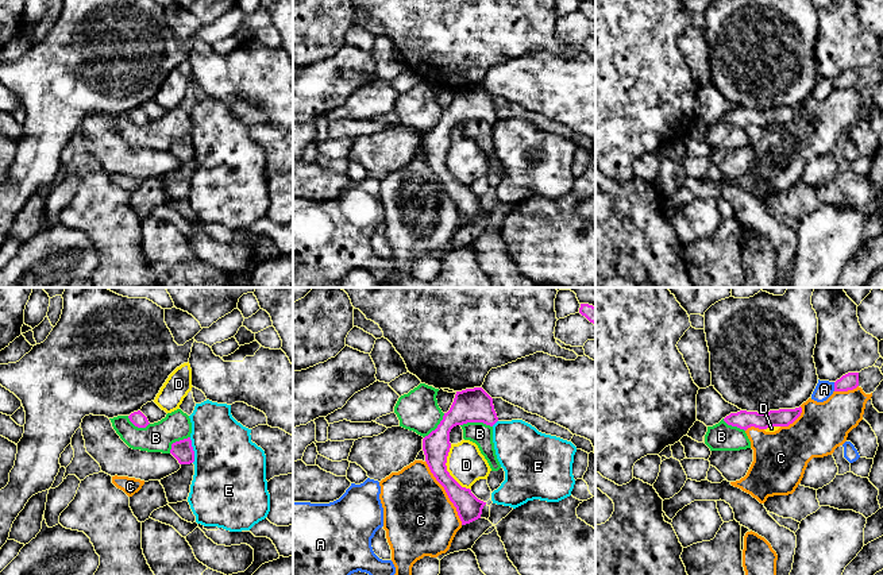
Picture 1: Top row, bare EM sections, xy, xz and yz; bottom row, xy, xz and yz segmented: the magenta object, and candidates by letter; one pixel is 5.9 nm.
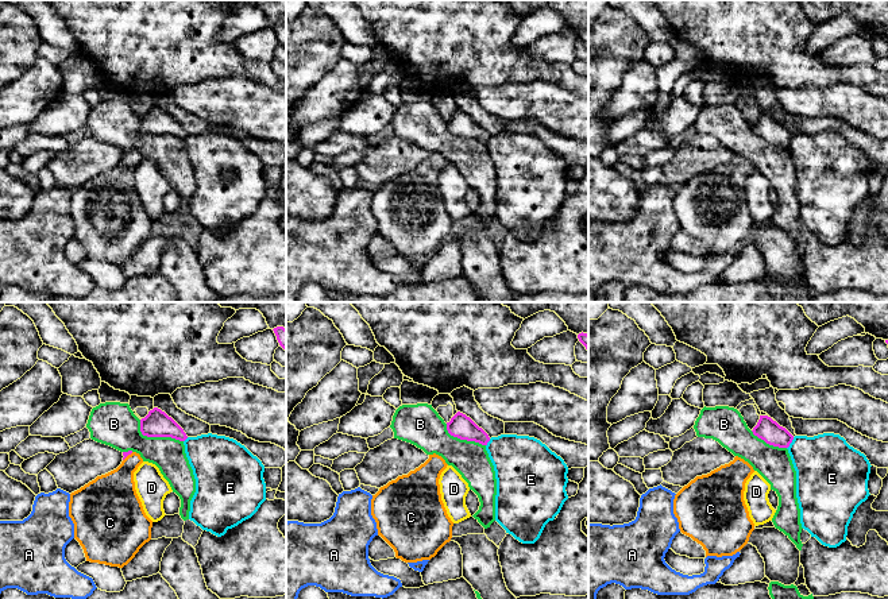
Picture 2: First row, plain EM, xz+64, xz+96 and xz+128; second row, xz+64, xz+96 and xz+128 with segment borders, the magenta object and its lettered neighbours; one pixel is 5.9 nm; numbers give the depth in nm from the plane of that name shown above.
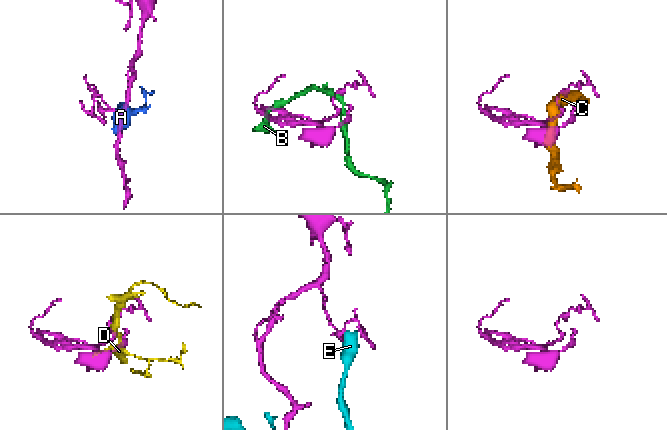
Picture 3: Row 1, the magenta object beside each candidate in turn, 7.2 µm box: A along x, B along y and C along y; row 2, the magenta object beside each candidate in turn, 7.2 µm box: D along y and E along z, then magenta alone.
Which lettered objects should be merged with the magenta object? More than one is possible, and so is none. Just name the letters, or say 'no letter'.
no letter

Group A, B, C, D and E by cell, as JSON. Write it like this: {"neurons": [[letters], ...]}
{"neurons": [["A"], ["B"], ["C"], ["D"], ["E"]]}

